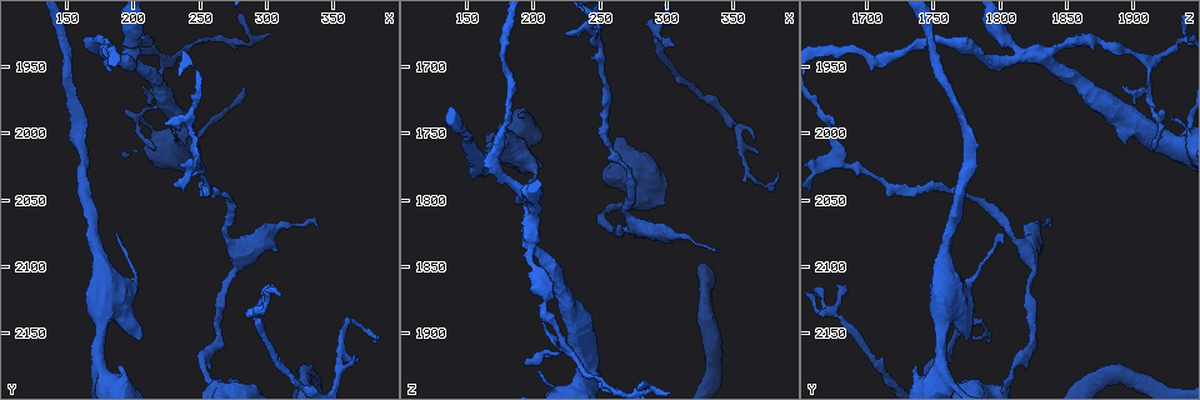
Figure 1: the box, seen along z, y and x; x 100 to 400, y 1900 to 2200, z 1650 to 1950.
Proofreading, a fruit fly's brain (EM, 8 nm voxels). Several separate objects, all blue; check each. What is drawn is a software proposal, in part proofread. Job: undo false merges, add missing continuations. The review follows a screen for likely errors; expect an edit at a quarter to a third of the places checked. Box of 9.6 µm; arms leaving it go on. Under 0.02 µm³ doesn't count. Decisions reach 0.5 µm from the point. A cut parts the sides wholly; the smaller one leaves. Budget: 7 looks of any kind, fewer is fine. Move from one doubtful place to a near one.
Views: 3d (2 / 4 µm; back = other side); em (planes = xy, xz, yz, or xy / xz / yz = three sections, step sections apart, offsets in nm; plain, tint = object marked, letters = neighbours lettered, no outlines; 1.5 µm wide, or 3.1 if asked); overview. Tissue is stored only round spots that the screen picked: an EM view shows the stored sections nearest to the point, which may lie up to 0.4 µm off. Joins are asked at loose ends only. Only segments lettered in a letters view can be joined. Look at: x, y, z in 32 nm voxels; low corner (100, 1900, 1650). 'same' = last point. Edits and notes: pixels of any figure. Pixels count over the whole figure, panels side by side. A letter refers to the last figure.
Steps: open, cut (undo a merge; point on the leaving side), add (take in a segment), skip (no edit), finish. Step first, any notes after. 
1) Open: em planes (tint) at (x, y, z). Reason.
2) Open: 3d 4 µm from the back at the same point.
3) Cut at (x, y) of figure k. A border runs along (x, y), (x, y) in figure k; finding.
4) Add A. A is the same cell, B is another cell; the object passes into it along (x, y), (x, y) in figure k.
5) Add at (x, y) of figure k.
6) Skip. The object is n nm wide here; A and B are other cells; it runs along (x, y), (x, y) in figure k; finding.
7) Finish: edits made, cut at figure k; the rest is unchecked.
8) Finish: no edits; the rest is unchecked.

Open: em planes (letters) at (222, 1962, 1912). Touches itself.

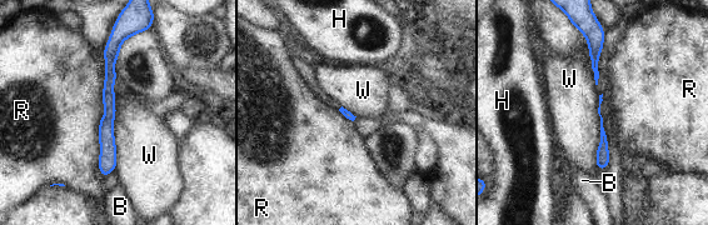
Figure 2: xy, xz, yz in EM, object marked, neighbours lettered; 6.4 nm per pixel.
Skip. The object is 40 nm wide here; the longest contact is with R, 800 nm; B, H, R and W are other cells; continuous, no second neuron.

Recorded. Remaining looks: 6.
Open: em xy step 4 (letters) at (272, 2050, 1782). A narrow waist.

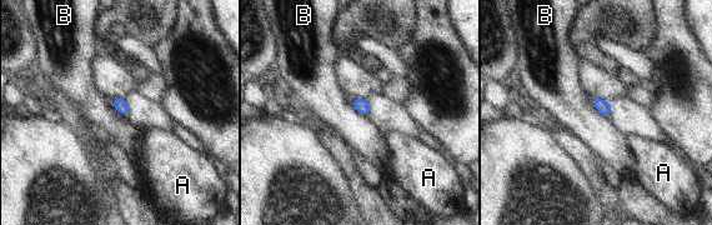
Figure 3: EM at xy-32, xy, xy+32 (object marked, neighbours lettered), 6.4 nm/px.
Open: em planes (letters) at the same point.

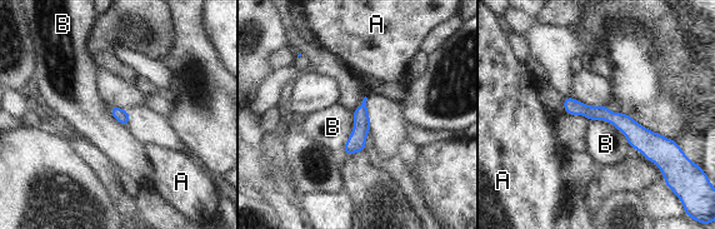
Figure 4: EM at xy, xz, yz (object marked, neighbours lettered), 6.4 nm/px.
Skip. A and B are other cells; it runs along (566, 103), (668, 145) in figure 4; one neuron here.

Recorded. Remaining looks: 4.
Open: em xy step 4 (tint) at (250, 2024, 1682). Arms part here.

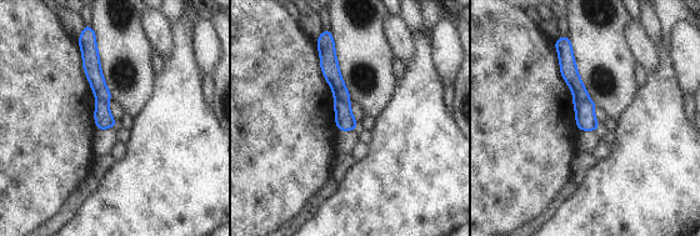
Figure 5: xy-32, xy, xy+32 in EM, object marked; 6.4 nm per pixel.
Open: em planes (tint) at the same point.

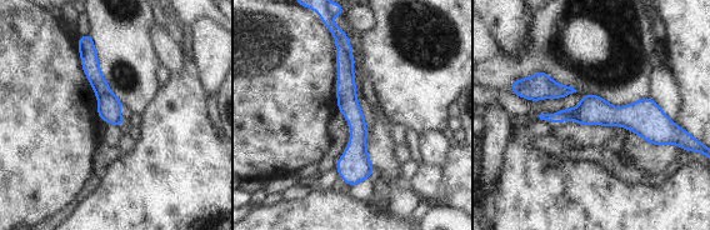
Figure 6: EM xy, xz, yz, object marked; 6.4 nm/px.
Open: em planes (letters) at the same point.

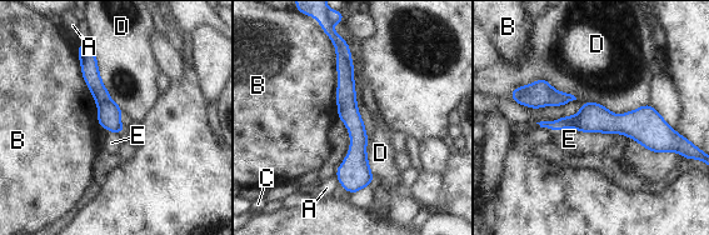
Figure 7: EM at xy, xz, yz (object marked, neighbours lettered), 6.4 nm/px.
Cut at (90, 73) of figure 7. A, B, C, D and E are other cells; the part that leaves runs along (89, 50), (90, 74), (105, 99) in figure 7; a second neuron is stuck on.

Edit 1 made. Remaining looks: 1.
Finish: edits made, cut at figure 7; the rest is unchecked.

